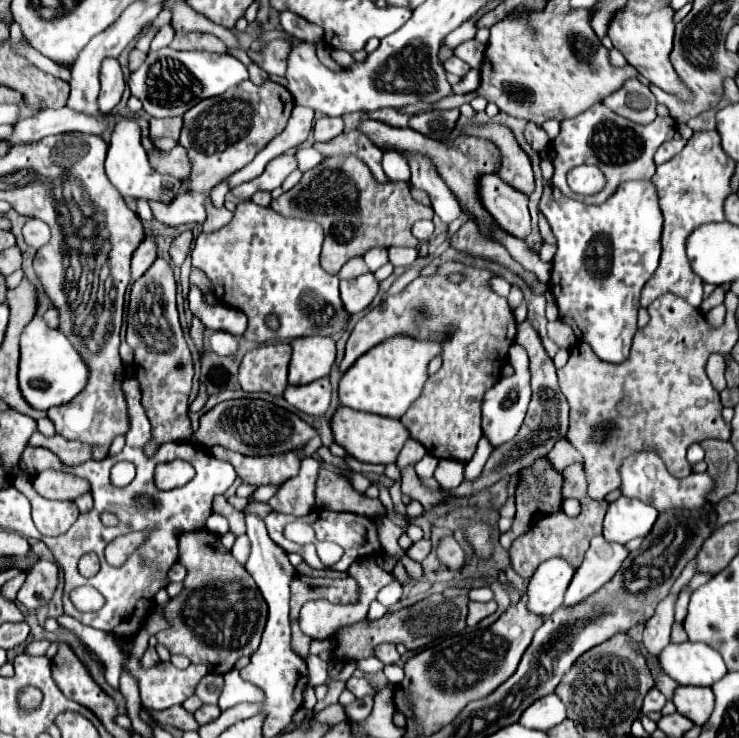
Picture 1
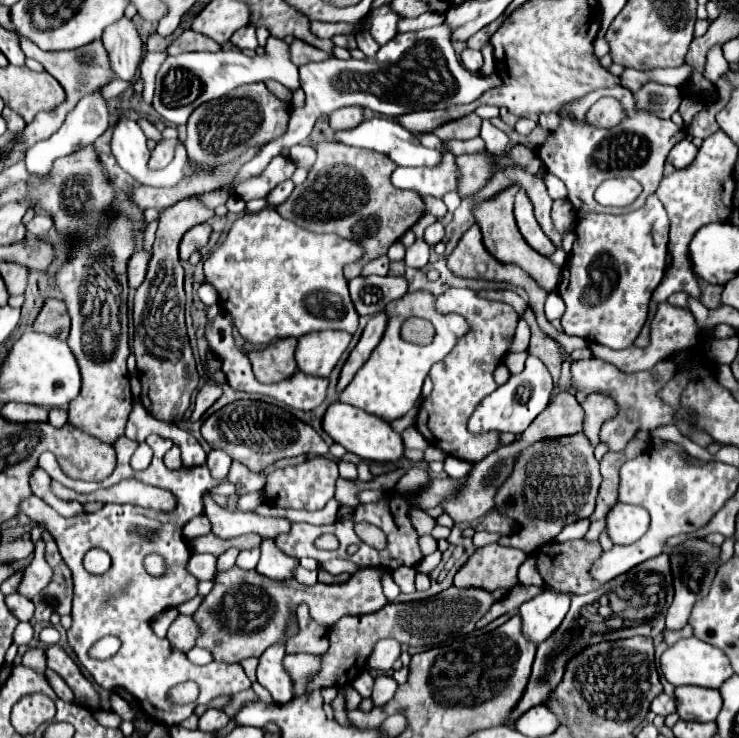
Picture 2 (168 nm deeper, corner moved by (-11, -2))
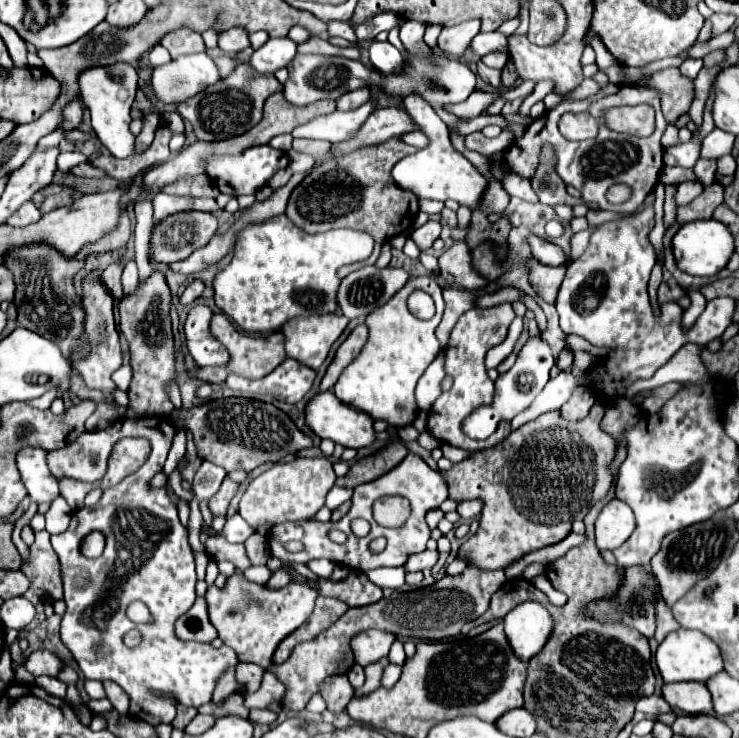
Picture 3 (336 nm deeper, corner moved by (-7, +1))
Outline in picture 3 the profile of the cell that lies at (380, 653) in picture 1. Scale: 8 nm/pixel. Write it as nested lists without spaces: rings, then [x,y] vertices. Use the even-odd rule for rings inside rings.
[[[366,630],[364,634],[358,634],[352,640],[352,650],[354,650],[356,662],[360,666],[378,662],[380,658],[388,656],[394,640],[396,640],[396,636],[392,636],[388,632],[380,632],[380,630]]]

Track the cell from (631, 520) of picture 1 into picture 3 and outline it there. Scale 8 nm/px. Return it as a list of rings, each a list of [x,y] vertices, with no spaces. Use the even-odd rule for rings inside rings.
[[[614,498],[610,500],[596,518],[596,544],[598,548],[614,550],[624,544],[636,526],[632,510],[626,502]]]

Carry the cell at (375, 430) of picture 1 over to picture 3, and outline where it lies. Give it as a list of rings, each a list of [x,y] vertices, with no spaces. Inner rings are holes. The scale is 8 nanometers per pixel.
[[[318,392],[306,406],[306,424],[312,428],[314,434],[318,434],[320,438],[328,438],[336,444],[342,444],[344,448],[364,448],[374,444],[376,440],[376,432],[374,432],[374,420],[362,412],[356,410],[348,404],[342,404],[334,392]]]

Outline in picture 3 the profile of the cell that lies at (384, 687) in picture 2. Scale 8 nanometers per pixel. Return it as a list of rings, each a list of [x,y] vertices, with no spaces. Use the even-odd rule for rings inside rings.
[[[388,664],[386,668],[384,668],[384,674],[382,674],[382,686],[384,688],[392,688],[396,682],[398,682],[398,678],[400,678],[400,672],[402,672],[402,668],[400,666],[394,666],[394,664]]]

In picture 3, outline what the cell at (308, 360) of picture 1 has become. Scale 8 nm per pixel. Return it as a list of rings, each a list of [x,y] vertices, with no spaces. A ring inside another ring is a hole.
[[[342,314],[294,318],[282,326],[286,336],[286,354],[312,370],[318,370],[346,324],[348,318]]]

